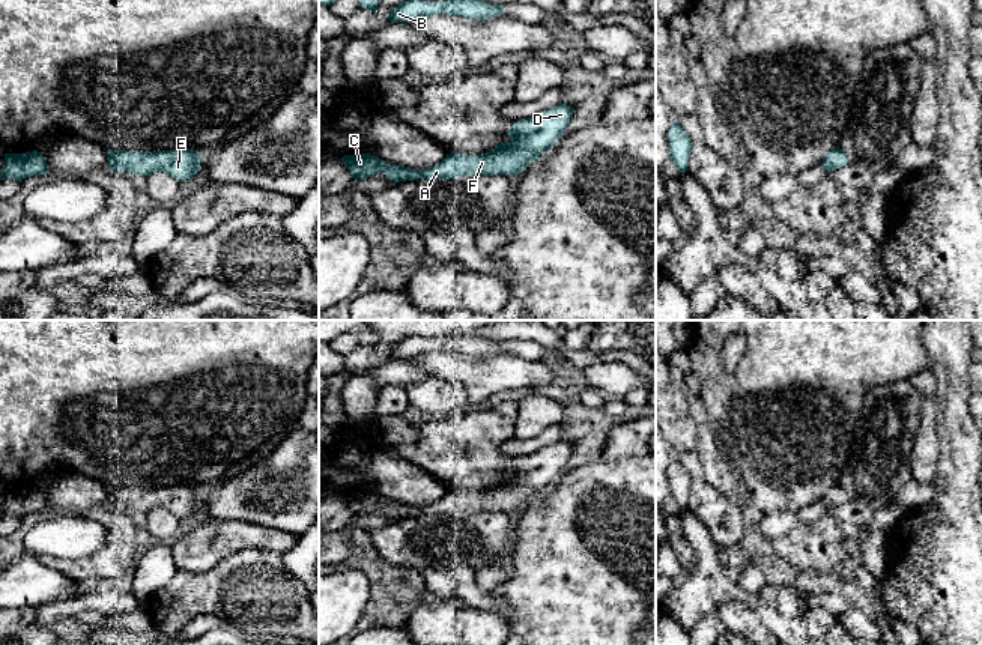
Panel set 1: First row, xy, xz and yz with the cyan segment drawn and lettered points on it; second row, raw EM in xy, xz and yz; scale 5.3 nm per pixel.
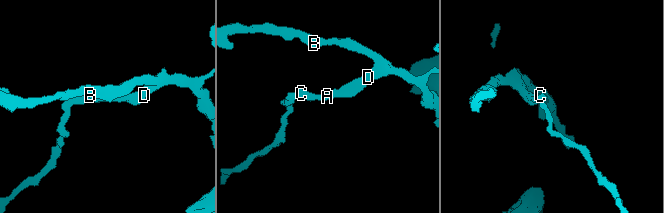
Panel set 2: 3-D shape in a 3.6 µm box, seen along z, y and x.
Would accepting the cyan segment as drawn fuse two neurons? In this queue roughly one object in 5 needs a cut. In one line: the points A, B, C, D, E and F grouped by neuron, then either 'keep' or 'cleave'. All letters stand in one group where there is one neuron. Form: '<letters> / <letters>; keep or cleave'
A B C D E F; keep

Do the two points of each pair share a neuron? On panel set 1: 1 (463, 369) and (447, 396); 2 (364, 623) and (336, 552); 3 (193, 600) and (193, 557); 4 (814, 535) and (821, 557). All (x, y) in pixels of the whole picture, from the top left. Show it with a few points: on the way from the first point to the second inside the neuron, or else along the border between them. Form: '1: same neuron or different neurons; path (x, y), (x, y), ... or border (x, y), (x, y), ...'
1: different neurons; border (430, 376), (439, 381), (460, 382), (468, 396)
2: different neurons; border (352, 528), (349, 532), (349, 554), (334, 563)
3: different neurons; border (226, 558), (202, 572), (178, 570)
4: same neuron; path (815, 540), (820, 552)

